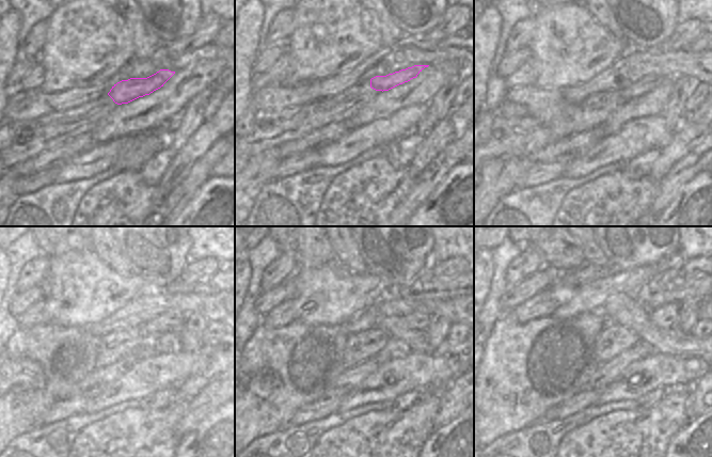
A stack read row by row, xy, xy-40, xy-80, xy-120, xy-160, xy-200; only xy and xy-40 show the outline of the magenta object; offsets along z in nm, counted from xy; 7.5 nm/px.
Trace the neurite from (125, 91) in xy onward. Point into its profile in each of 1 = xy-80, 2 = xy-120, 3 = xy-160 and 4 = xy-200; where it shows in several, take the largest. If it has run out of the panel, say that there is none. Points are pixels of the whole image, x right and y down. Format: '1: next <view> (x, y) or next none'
1: next xy-80 (645, 84)
2: next xy-120 (171, 321)
3: next xy-160 (416, 320)
4: next xy-200 (664, 317)

